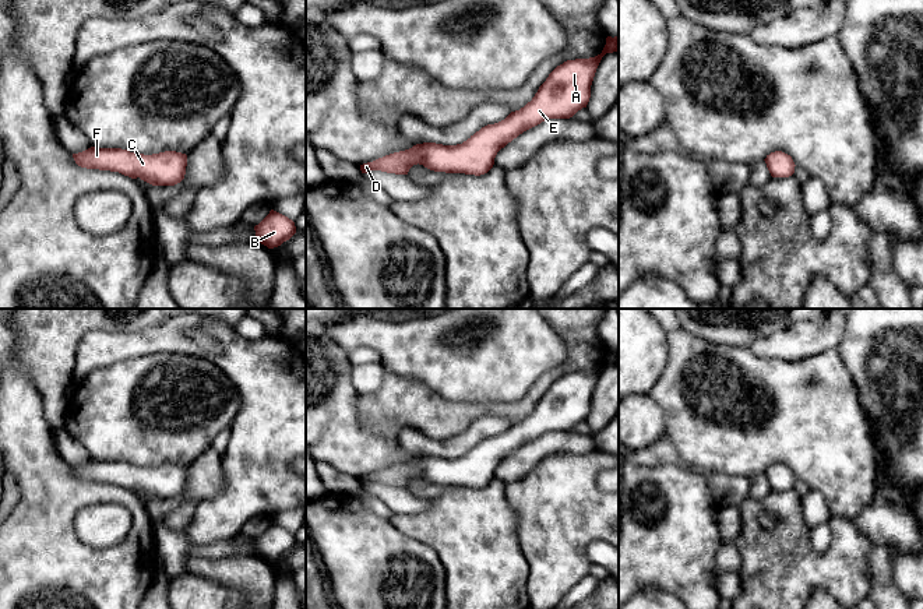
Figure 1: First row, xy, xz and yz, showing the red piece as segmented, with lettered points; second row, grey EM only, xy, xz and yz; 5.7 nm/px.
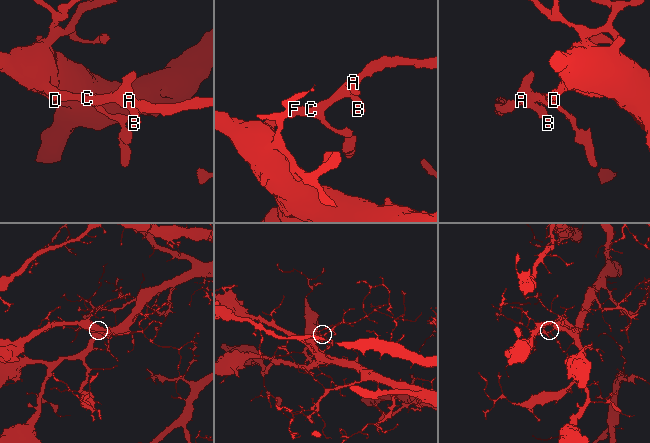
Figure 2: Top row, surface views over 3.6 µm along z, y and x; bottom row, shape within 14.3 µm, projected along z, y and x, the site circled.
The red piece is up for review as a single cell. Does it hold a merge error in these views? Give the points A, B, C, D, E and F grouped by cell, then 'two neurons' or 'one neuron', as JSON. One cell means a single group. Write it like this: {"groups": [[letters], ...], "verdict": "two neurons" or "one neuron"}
{"groups": [["A", "B", "C", "D", "E", "F"]], "verdict": "one neuron"}

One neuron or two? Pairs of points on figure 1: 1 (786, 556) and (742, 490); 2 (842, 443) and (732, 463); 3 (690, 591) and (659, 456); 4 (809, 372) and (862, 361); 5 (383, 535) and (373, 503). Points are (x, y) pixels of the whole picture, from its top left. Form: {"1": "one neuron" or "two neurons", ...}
{"1": "two neurons", "2": "one neuron", "3": "two neurons", "4": "two neurons", "5": "two neurons"}

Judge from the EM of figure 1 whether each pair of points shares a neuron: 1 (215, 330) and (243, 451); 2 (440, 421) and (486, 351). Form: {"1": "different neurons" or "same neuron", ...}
{"1": "same neuron", "2": "different neurons"}

